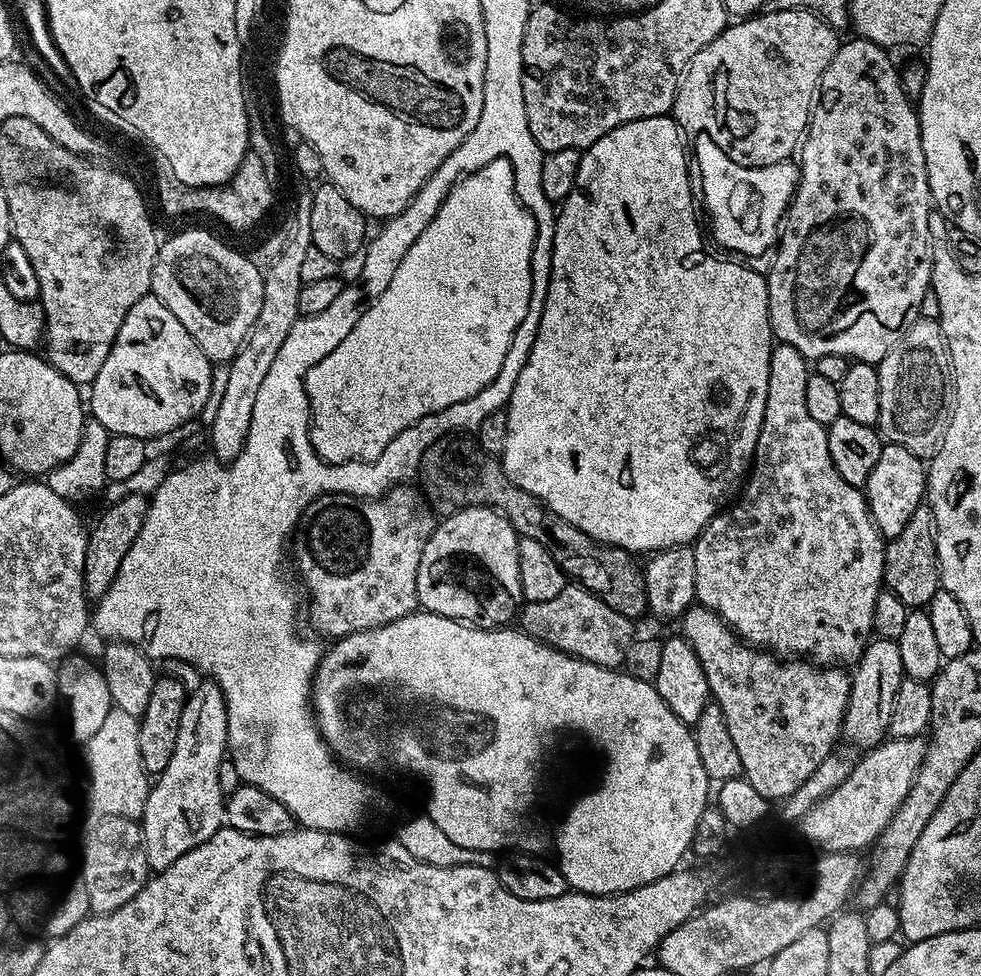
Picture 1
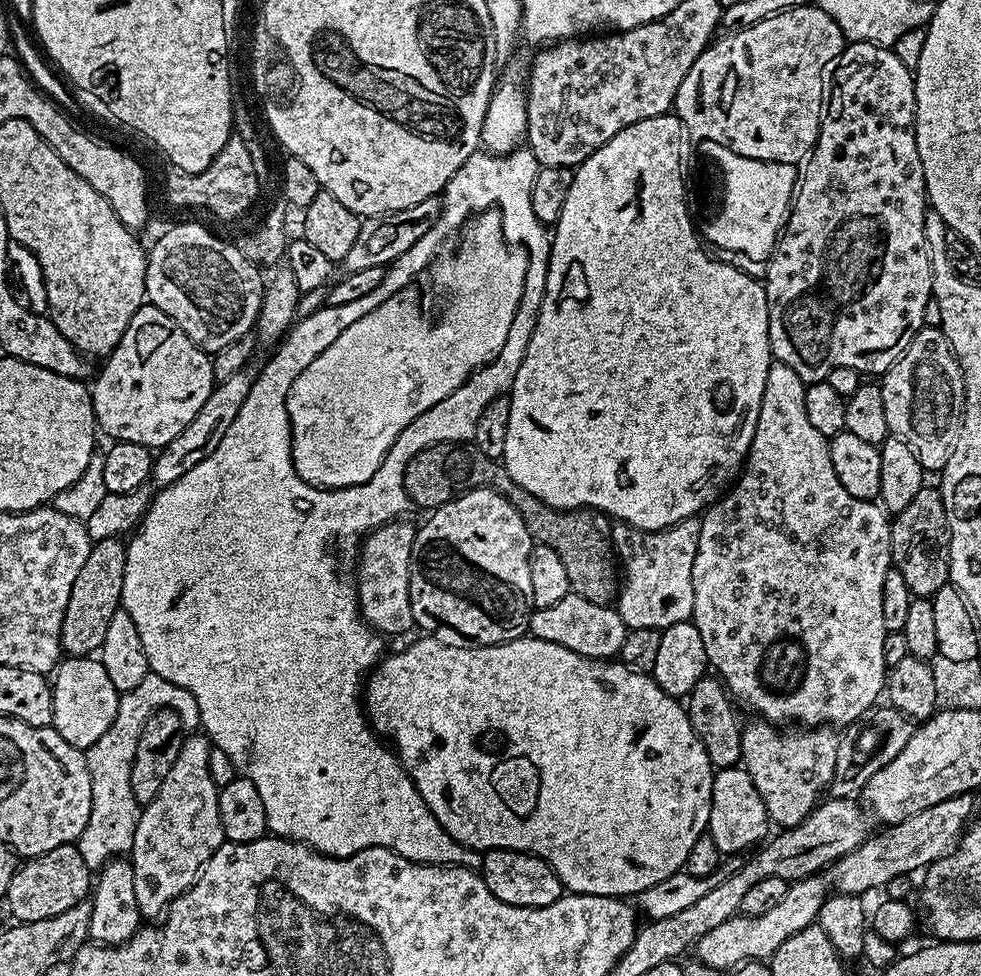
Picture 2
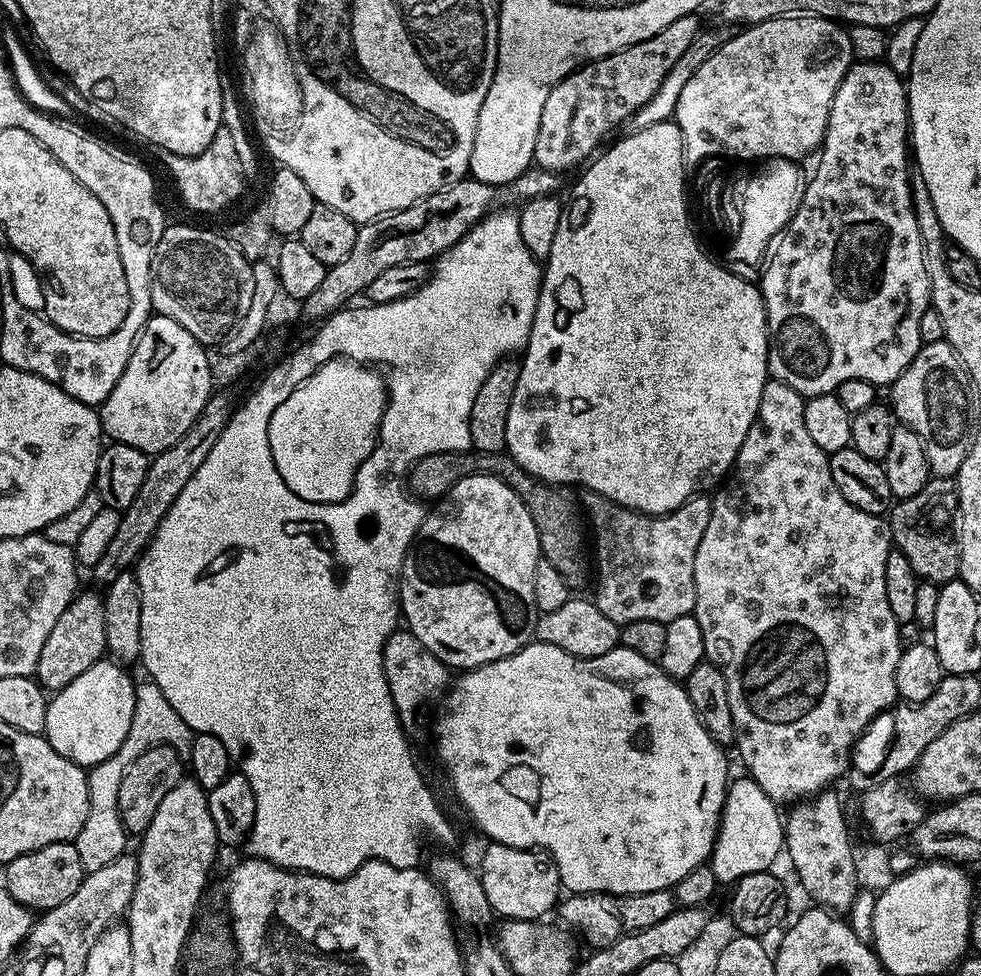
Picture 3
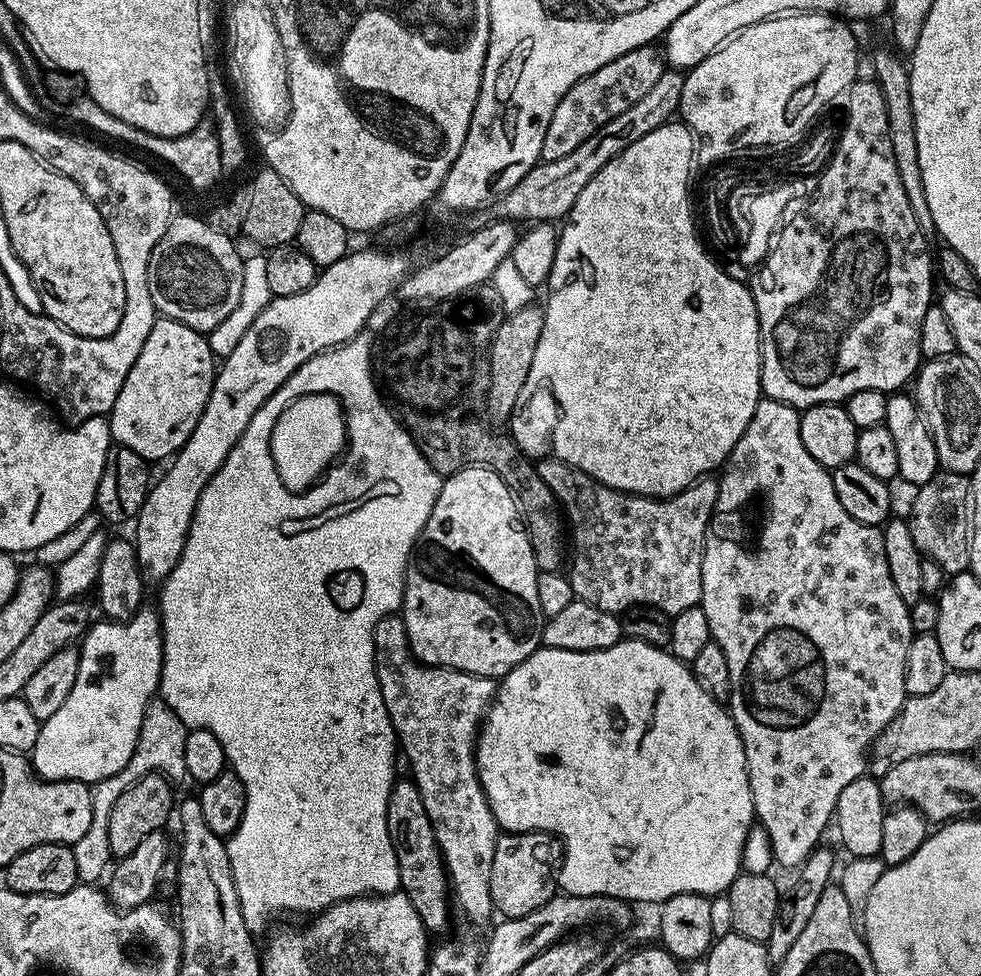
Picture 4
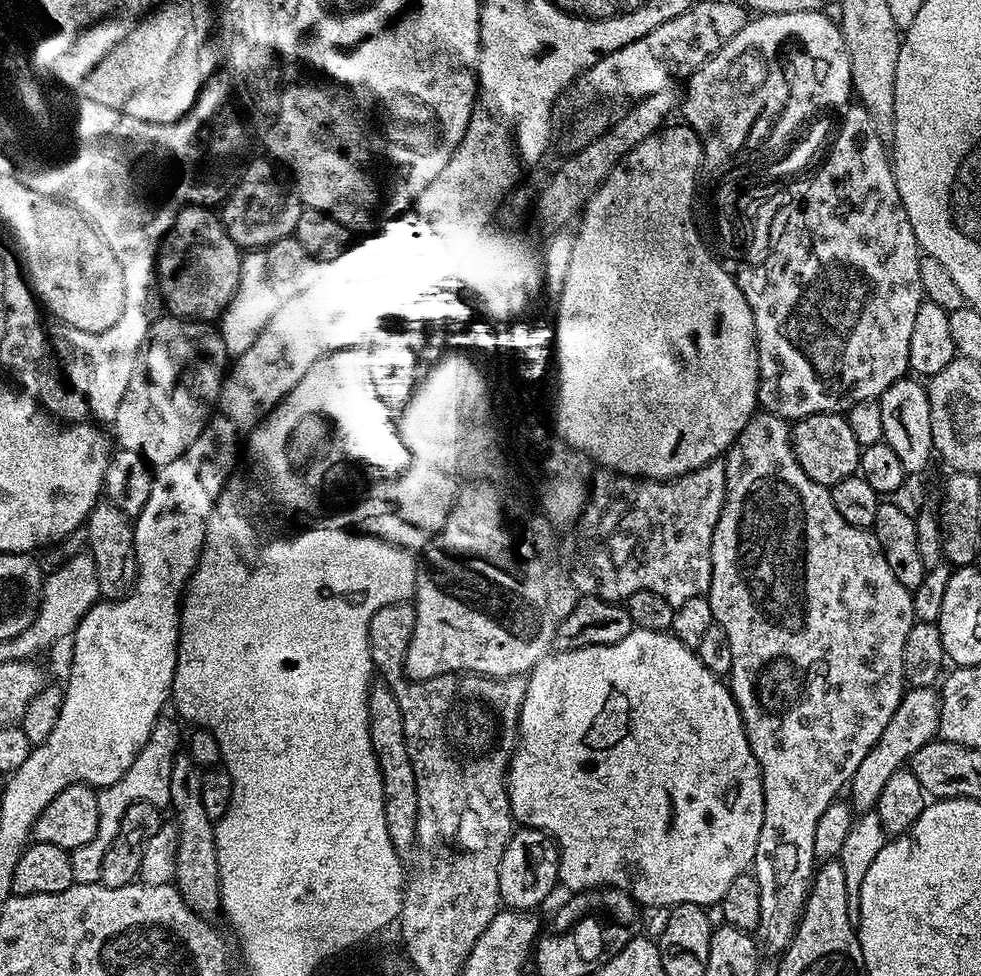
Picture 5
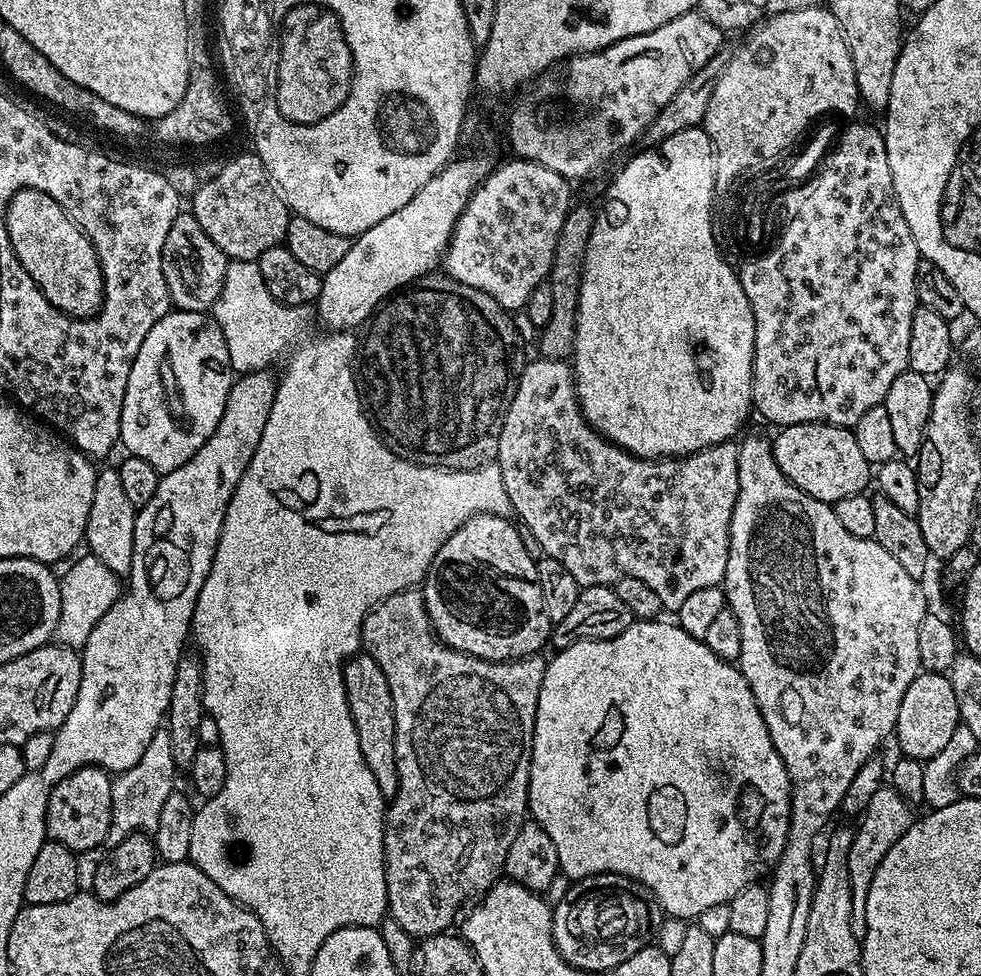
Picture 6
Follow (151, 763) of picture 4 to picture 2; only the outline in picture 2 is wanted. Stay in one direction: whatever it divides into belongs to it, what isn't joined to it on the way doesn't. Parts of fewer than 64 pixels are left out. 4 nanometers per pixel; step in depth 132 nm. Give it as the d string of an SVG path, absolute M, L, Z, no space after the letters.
M149 671L134 690L120 693L118 714L114 714L110 730L106 730L106 734L102 734L102 738L84 752L86 766L90 770L92 805L90 822L86 822L86 830L82 830L75 846L82 854L82 862L86 862L90 870L99 870L111 860L131 853L142 805L134 798L134 790L130 790L130 766L134 762L134 750L138 750L138 738L142 734L142 726L146 726L146 718L160 708L173 708L179 712L184 717L185 729L200 728L201 714L198 702L194 702L194 694L174 686L174 682L166 682L166 678L157 672Z

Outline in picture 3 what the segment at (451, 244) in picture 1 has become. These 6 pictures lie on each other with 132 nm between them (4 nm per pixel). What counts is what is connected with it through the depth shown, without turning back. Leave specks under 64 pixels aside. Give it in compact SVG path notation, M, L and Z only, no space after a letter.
M331 360L314 370L310 378L300 383L294 394L290 394L290 398L286 398L286 402L274 410L268 431L270 454L278 474L282 474L282 482L286 482L286 486L294 490L298 498L315 504L337 504L352 493L358 470L374 450L376 437L380 434L382 414L388 404L385 377L376 372L379 371L375 367L355 360Z

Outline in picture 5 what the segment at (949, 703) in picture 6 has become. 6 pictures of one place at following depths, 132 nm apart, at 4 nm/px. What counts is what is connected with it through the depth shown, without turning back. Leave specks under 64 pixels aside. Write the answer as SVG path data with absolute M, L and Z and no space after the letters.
M912 688L905 693L889 726L883 731L882 738L852 776L848 795L851 796L849 799L855 811L873 811L892 774L903 769L918 750L935 741L940 731L941 708L941 695L933 688Z

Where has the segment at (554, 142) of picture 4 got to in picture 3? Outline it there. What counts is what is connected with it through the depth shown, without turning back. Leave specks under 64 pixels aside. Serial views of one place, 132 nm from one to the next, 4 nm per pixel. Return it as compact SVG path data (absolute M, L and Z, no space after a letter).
M693 14L674 18L674 22L670 22L666 30L658 30L654 38L634 42L634 46L626 46L614 54L581 64L569 76L558 81L550 90L550 98L546 98L546 106L542 106L542 122L538 122L538 138L534 142L532 155L535 167L564 174L567 168L572 168L575 164L583 165L601 147L600 139L603 136L610 135L619 124L627 122L640 107L646 106L650 98L654 97L666 74L670 73L678 58L682 57L702 31L698 17L699 15Z

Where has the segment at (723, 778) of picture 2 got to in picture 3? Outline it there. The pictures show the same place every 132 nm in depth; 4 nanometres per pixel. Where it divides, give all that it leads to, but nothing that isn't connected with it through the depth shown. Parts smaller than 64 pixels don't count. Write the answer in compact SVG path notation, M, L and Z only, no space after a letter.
M735 777L728 785L715 846L708 863L716 880L724 876L724 886L733 885L746 874L771 869L784 848L784 820L778 814L780 810L776 802L751 777L741 777Z

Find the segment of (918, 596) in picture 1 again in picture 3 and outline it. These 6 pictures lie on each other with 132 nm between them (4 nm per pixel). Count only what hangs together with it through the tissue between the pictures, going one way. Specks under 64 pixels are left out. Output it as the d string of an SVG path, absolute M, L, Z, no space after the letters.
M948 478L929 479L918 494L896 500L890 509L890 531L895 551L906 554L914 574L921 581L937 586L960 575L960 542L954 521L958 516L956 485Z

